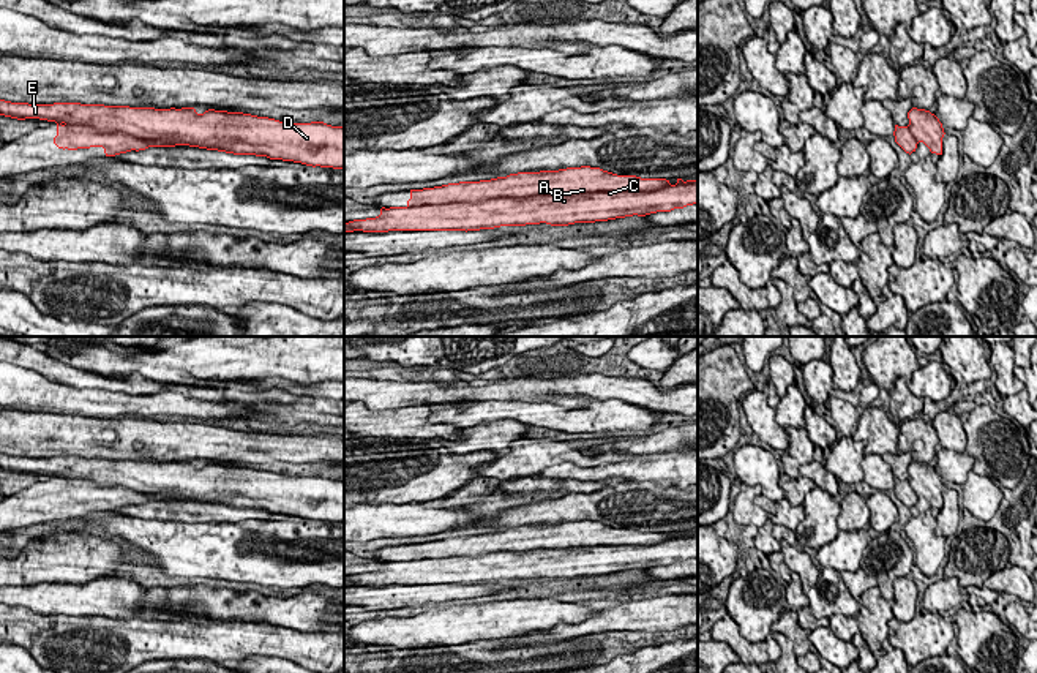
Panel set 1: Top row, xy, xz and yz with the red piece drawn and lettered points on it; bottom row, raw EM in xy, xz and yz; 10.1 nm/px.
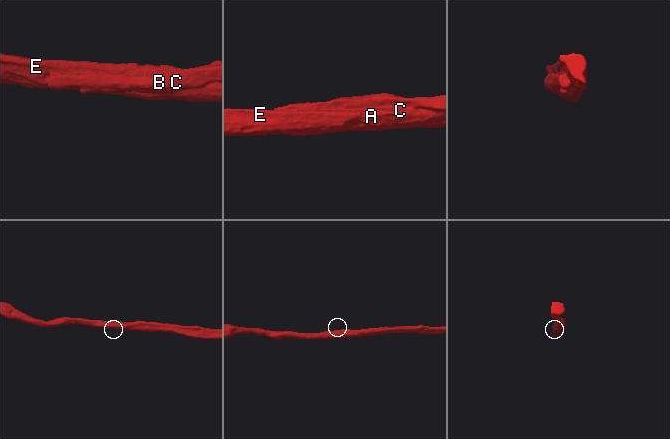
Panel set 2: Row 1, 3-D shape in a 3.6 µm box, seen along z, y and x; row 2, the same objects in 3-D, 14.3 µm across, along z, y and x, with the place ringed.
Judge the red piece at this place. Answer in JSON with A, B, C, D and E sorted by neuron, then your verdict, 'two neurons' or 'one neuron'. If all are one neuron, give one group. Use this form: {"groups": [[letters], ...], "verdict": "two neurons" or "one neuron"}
{"groups": [["A", "C", "D", "E"], ["B"]], "verdict": "two neurons"}

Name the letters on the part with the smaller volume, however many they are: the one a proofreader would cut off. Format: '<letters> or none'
B

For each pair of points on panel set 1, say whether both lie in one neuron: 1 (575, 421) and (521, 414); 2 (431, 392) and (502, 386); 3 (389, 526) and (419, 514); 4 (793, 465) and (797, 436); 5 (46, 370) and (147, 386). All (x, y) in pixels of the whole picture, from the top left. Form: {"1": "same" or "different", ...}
{"1": "same", "2": "same", "3": "same", "4": "same", "5": "same"}

